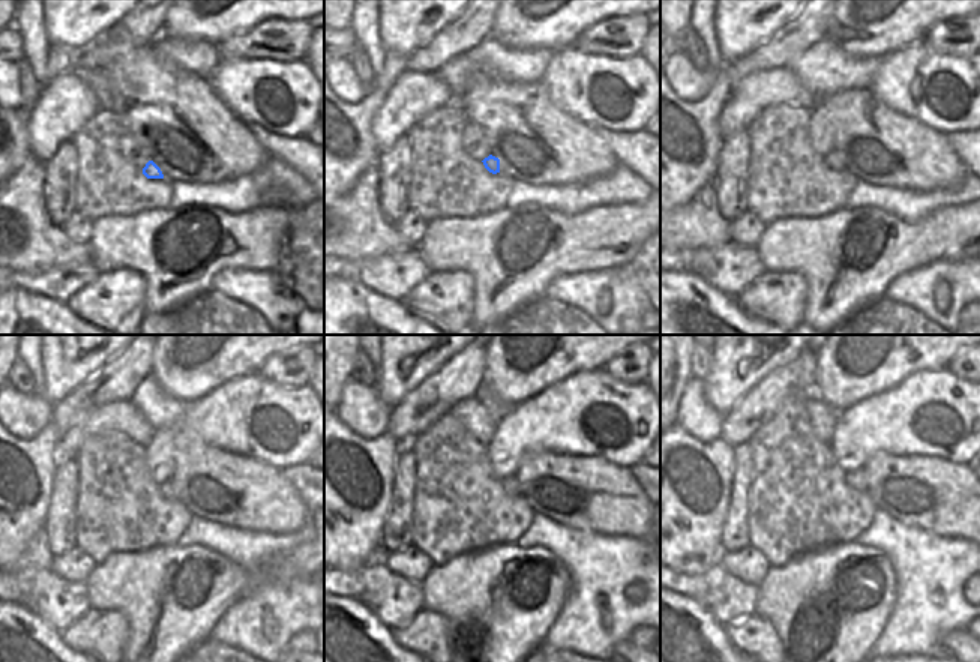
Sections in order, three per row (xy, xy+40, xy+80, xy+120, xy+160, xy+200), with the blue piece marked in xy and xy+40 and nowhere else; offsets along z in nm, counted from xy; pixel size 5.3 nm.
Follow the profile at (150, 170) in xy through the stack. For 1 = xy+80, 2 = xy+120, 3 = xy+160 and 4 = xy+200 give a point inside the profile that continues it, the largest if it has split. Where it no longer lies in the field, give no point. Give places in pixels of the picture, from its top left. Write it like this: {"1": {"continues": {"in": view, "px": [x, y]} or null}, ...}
{"1": {"continues": {"in": "xy+80", "px": [833, 159]}}, "2": {"continues": {"in": "xy+120", "px": [165, 488]}}, "3": {"continues": {"in": "xy+160", "px": [511, 484]}}, "4": {"continues": {"in": "xy+200", "px": [856, 479]}}}

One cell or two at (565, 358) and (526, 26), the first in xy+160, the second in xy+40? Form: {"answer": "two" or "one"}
{"answer": "one"}

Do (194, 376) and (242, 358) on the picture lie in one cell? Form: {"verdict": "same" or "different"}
{"verdict": "same"}

